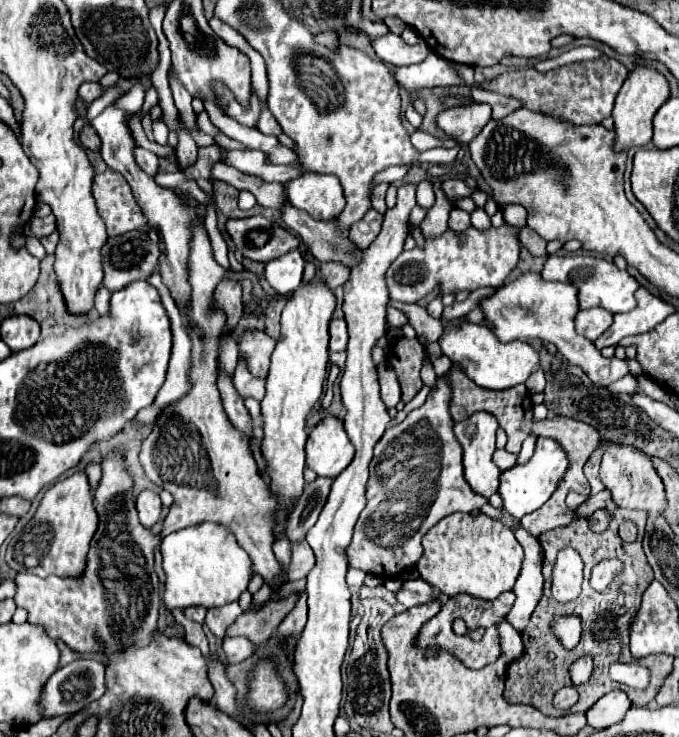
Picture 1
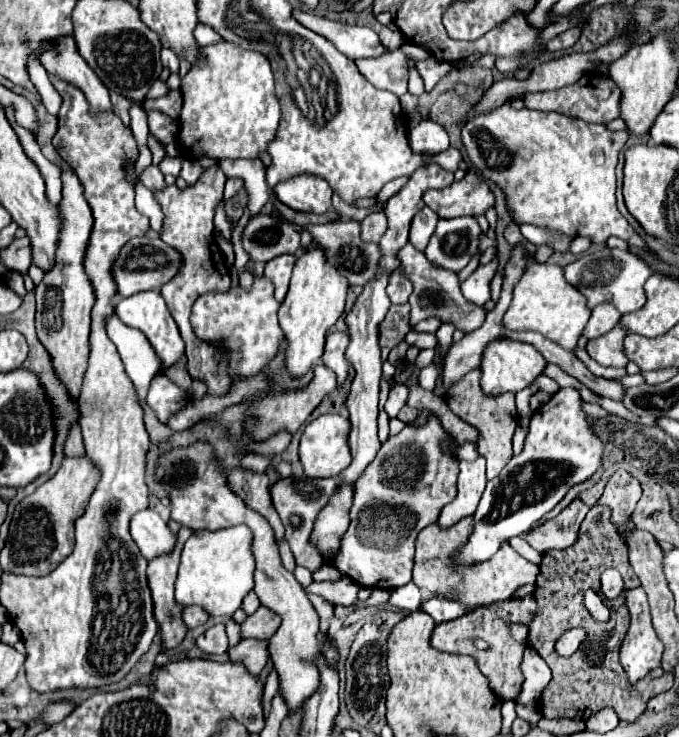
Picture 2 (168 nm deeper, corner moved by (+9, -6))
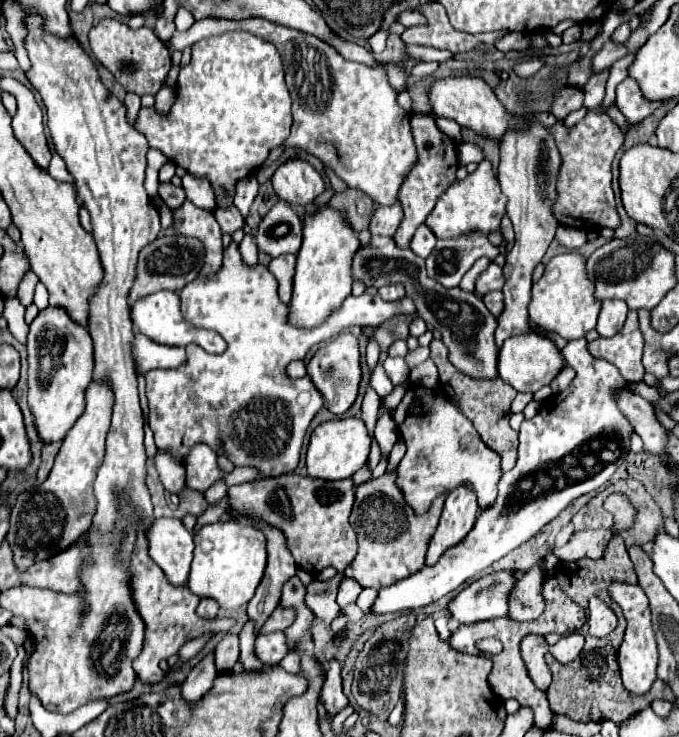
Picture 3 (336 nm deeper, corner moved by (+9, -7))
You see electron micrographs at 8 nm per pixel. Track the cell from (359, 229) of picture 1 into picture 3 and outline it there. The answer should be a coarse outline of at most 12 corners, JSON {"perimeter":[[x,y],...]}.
{"perimeter":[[400,204],[378,206],[370,218],[372,236],[394,236]]}

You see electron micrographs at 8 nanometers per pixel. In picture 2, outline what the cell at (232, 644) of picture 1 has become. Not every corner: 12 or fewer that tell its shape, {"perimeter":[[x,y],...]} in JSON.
{"perimeter":[[242,639],[230,649],[240,661],[258,675],[268,663],[268,641]]}

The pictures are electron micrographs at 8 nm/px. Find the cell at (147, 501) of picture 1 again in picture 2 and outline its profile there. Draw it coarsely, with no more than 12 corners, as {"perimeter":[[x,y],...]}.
{"perimeter":[[152,509],[134,515],[130,533],[146,561],[178,543]]}

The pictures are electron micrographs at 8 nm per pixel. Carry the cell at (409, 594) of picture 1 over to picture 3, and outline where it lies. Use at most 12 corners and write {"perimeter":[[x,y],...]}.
{"perimeter":[[514,570],[468,584],[448,612],[460,624],[508,614]]}

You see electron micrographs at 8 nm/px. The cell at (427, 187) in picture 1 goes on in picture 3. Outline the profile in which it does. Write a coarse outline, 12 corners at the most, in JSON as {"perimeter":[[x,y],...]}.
{"perimeter":[[426,224],[416,230],[410,248],[426,258],[436,244]]}

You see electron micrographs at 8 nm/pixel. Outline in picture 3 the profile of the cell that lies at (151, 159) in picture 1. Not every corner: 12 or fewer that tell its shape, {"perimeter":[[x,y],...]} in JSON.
{"perimeter":[[160,182],[158,194],[170,208],[180,206],[184,190],[172,182]]}

